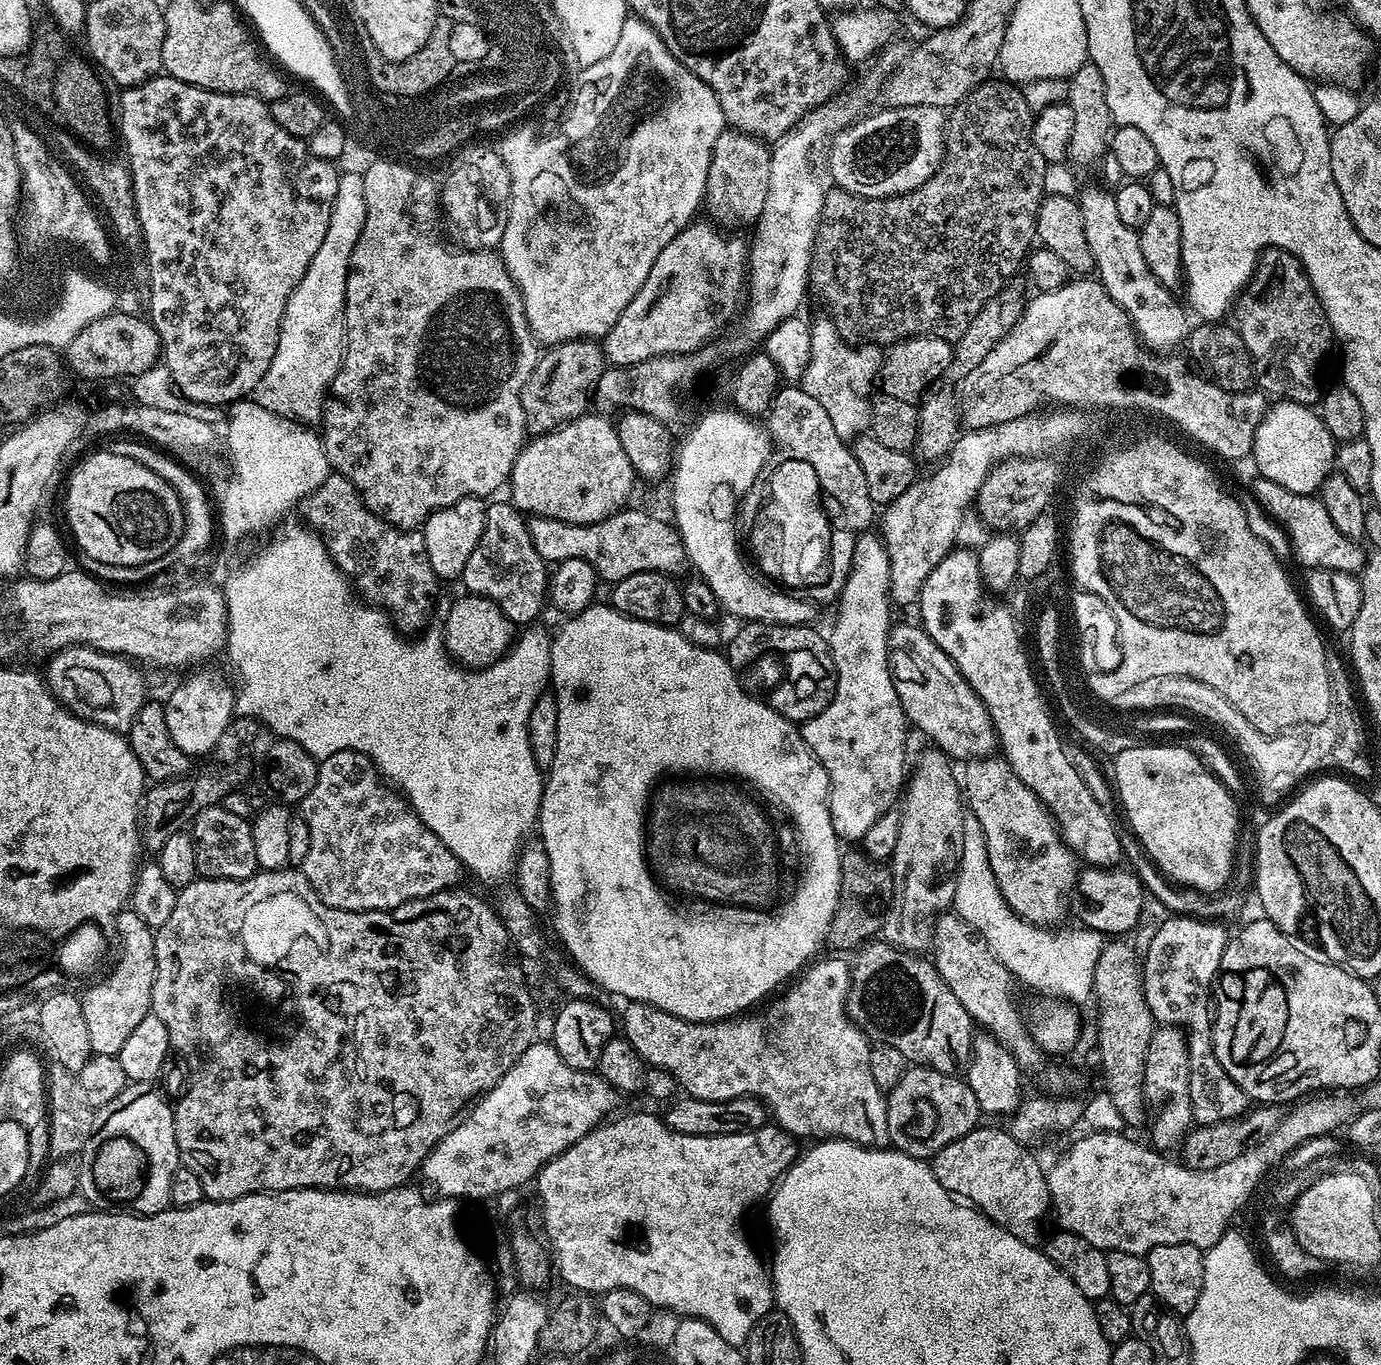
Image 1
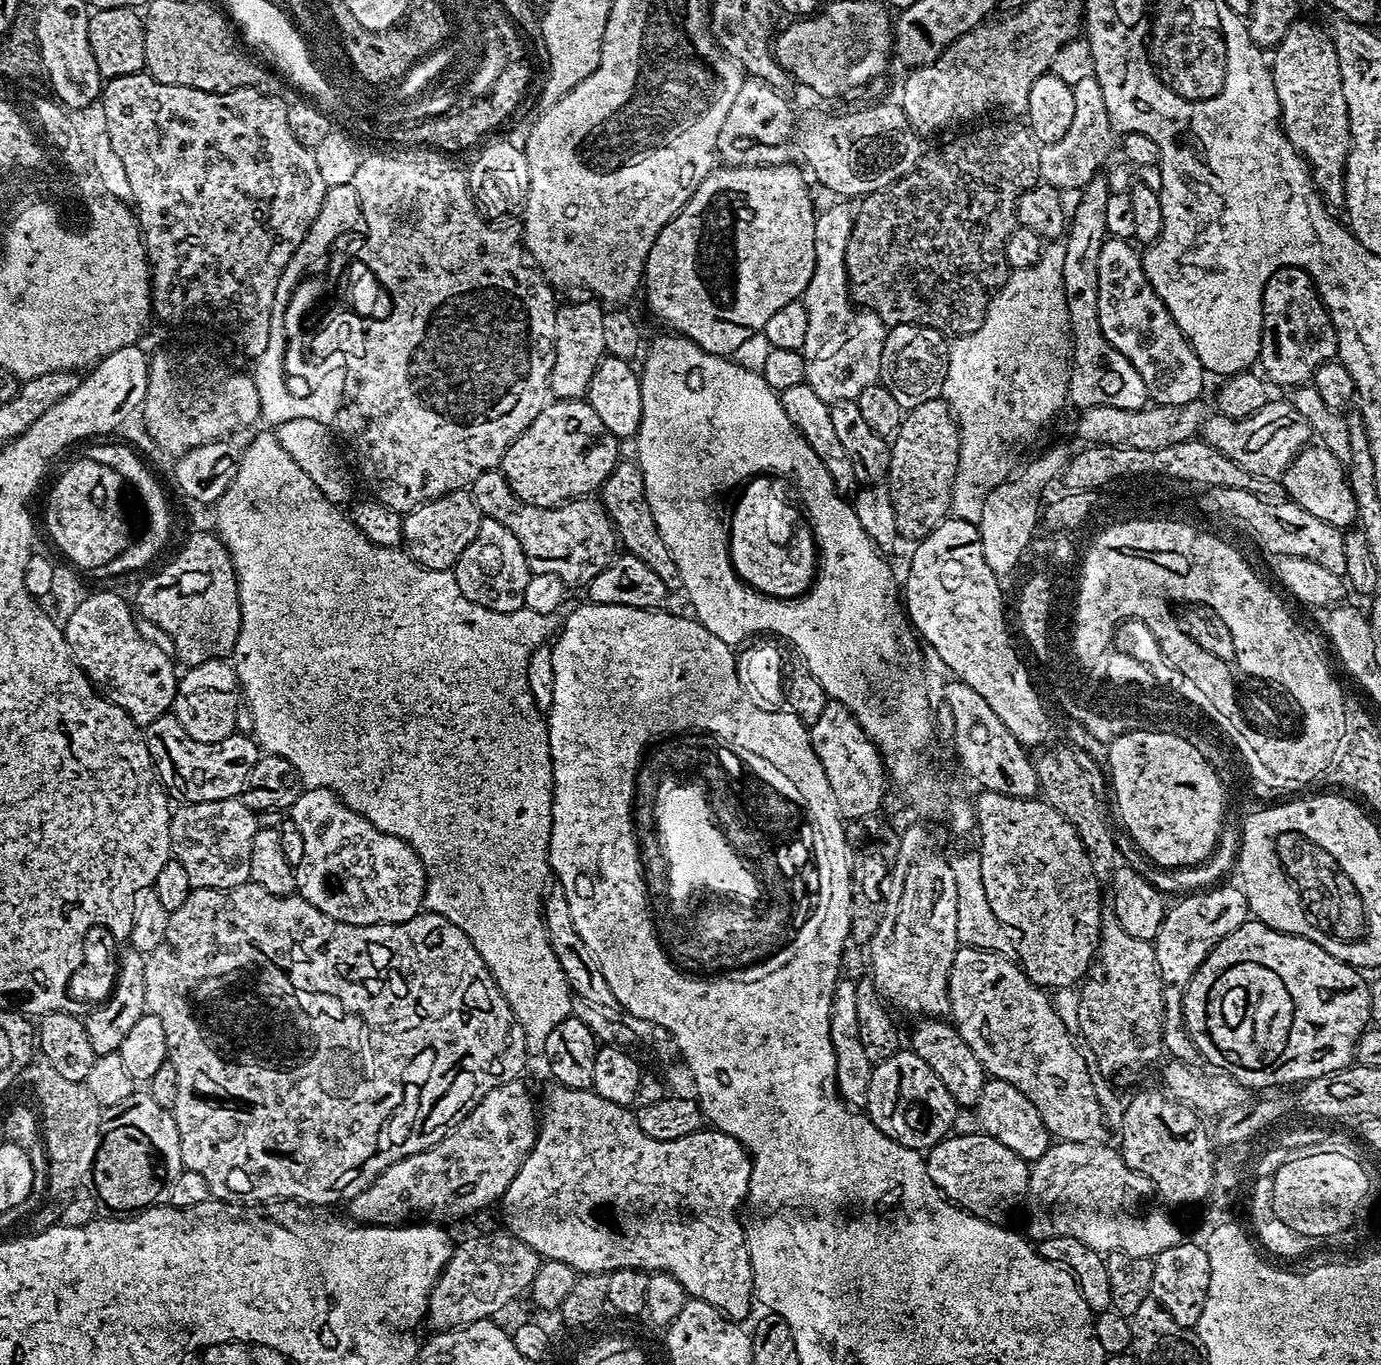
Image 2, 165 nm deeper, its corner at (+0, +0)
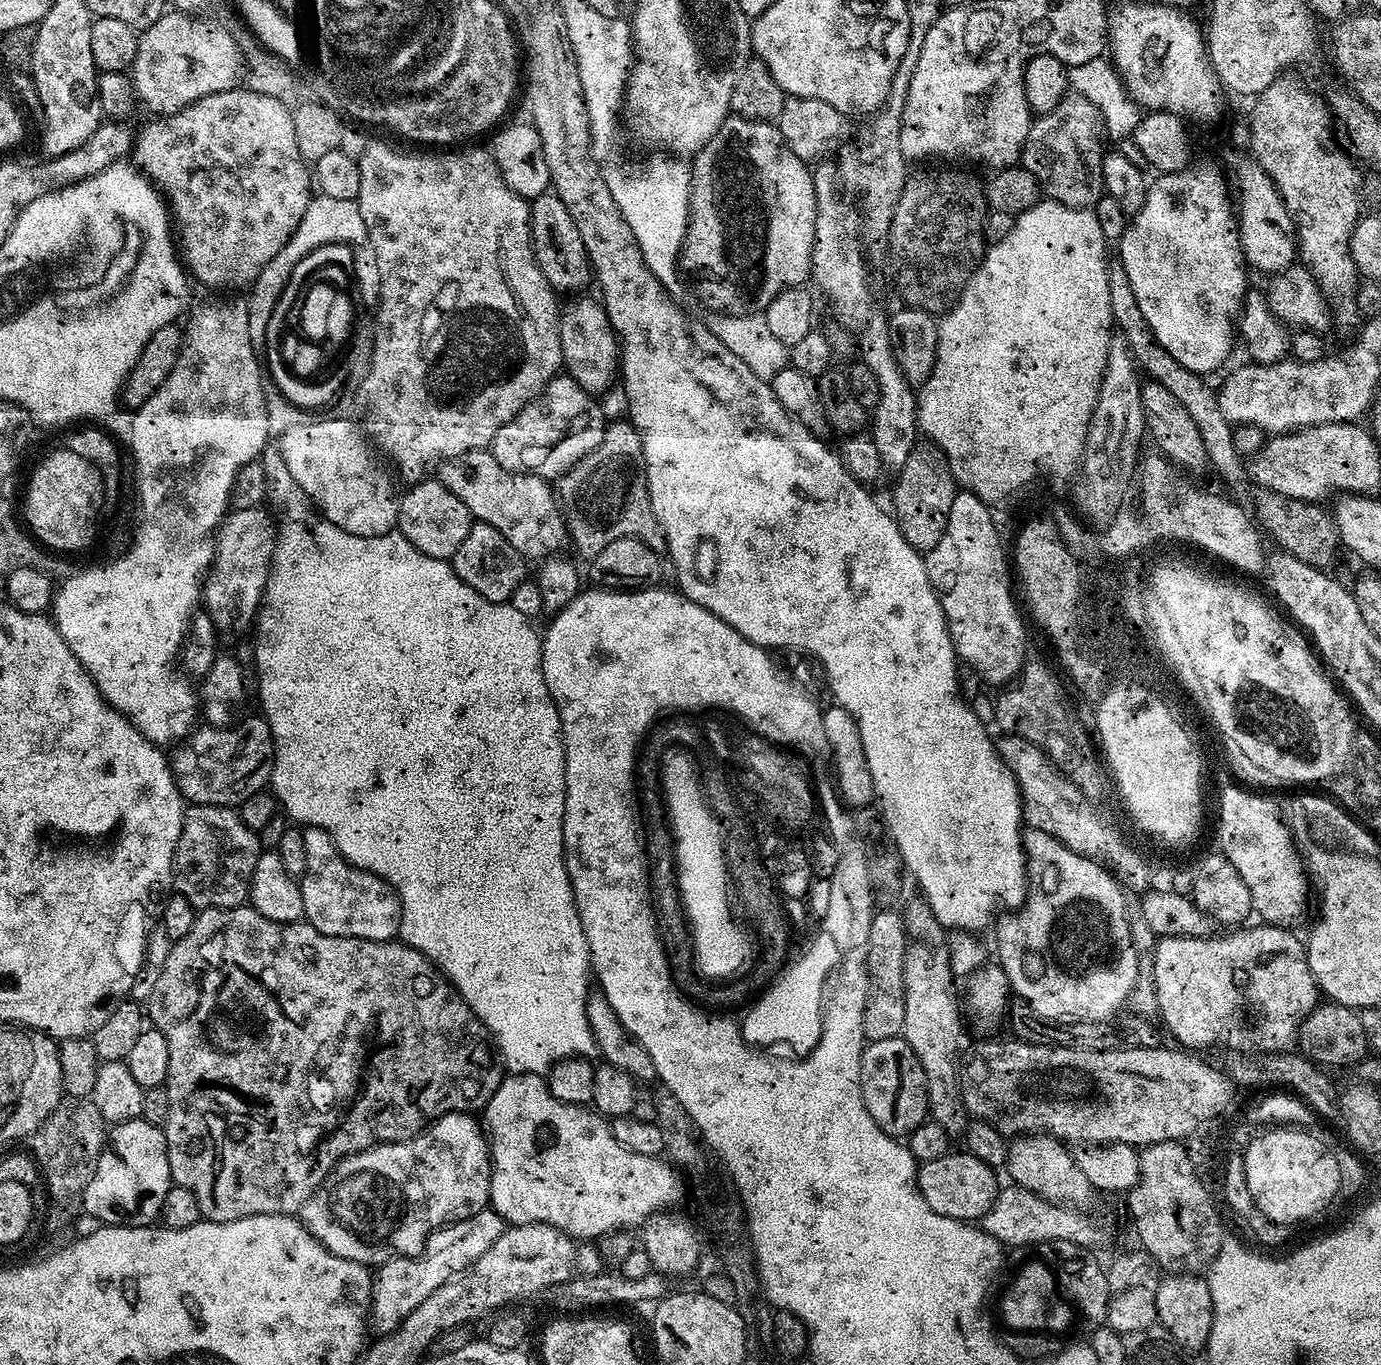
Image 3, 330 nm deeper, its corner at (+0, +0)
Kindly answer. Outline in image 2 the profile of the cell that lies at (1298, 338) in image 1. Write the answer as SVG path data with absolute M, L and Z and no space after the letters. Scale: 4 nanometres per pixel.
M1281 266L1272 273L1260 299L1260 315L1258 364L1264 367L1263 375L1272 384L1281 384L1287 390L1307 385L1318 366L1337 359L1336 331L1316 291L1316 284L1304 269Z

